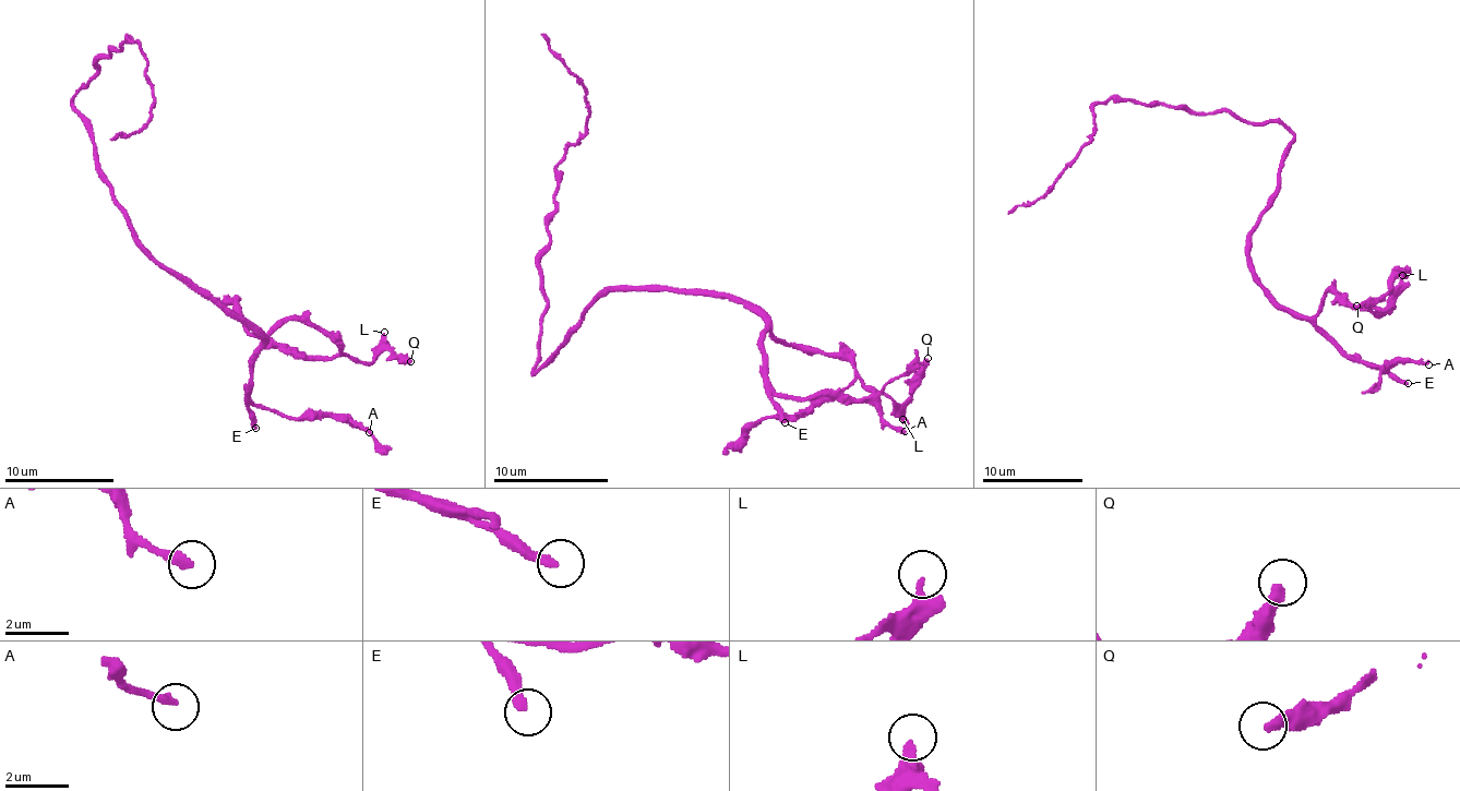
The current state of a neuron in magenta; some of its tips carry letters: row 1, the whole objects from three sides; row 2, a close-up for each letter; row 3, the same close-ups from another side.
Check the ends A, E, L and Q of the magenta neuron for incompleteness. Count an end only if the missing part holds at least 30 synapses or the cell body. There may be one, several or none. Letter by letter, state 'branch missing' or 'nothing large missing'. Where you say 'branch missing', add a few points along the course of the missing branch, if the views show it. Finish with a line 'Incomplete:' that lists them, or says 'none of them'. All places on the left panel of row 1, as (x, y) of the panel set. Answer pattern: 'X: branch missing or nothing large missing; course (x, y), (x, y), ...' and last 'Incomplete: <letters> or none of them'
A: nothing large missing
E: branch missing; course (255, 428), (254, 444), (263, 442), (260, 446), (275, 432), (276, 424), (267, 417), (246, 414)
L: nothing large missing
Q: nothing large missing
Incomplete: E

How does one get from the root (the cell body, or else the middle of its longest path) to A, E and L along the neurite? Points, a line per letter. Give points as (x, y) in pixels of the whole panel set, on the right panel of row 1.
A: (1261, 214), (1249, 252), (1268, 297), (1385, 372), (1393, 362), (1428, 364)
E: (1261, 214), (1249, 248), (1254, 278), (1265, 294), (1319, 326), (1352, 357), (1408, 383)
L: (1261, 214), (1249, 242), (1254, 278), (1299, 315), (1313, 316), (1328, 290), (1363, 309), (1387, 307), (1402, 275)

